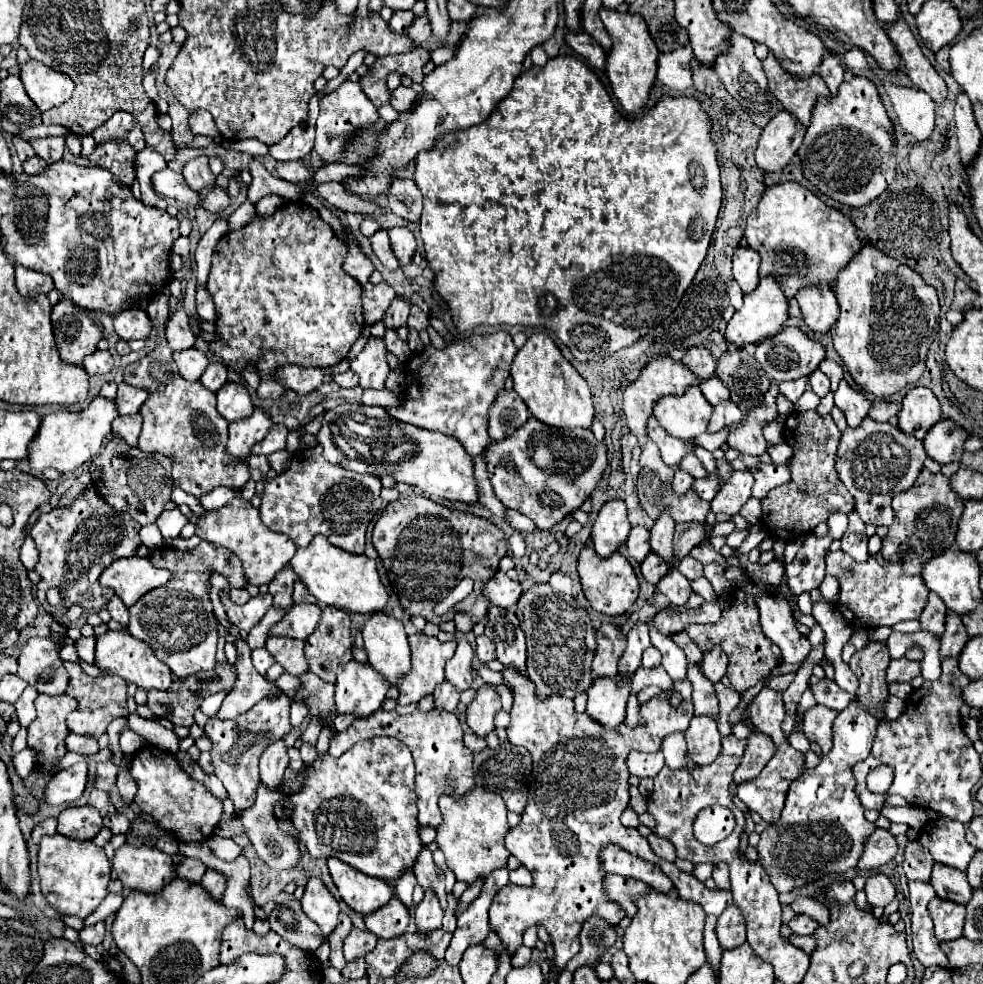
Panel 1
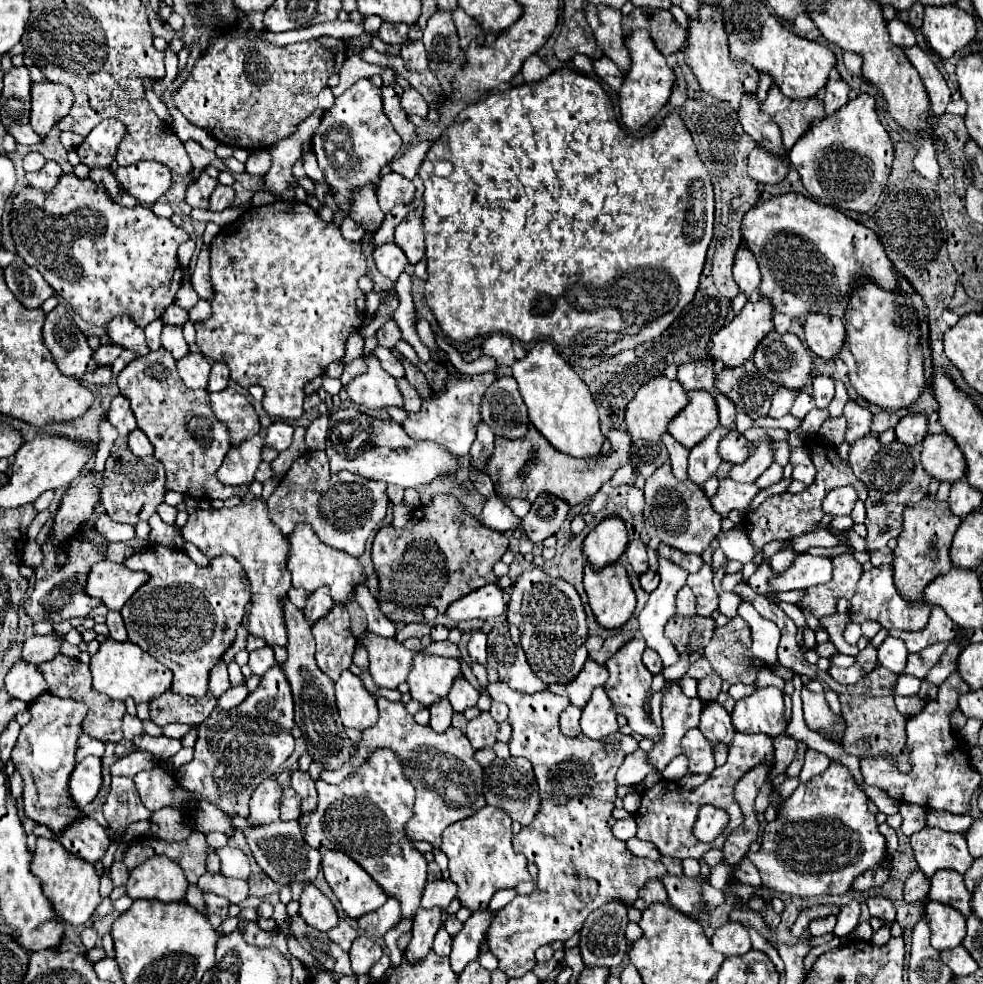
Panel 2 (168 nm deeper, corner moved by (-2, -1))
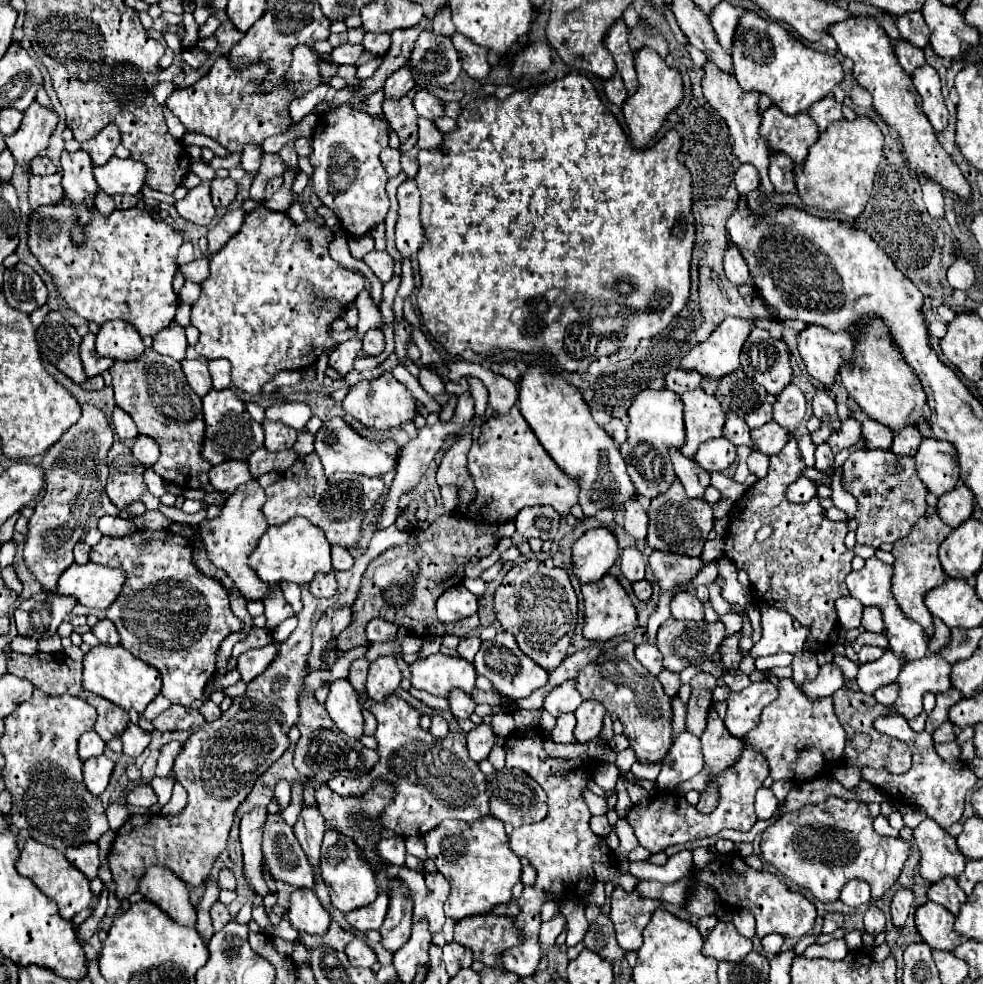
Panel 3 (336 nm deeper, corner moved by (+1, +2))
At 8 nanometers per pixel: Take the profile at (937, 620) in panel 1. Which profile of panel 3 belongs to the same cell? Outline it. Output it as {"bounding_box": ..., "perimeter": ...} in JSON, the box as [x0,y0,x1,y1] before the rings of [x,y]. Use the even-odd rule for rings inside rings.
{"bounding_box":[928,616,950,652],"perimeter":[[[934,616],[934,636],[930,638],[928,644],[930,652],[938,652],[942,646],[948,644],[948,640],[950,640],[950,628],[938,616]]]}

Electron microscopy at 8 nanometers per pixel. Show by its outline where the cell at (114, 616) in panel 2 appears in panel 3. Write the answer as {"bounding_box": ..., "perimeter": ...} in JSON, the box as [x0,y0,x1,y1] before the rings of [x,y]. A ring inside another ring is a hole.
{"bounding_box":[92,618,120,646],"perimeter":[[[102,618],[102,620],[92,628],[92,632],[94,632],[94,636],[96,636],[100,642],[104,642],[104,644],[112,644],[112,646],[120,644],[120,634],[116,632],[116,626],[112,626],[112,622],[110,622],[108,618]]]}

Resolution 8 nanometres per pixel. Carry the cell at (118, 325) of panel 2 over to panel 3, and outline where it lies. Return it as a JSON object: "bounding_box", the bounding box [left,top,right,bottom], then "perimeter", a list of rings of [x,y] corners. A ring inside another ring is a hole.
{"bounding_box":[96,320,144,360],"perimeter":[[[110,320],[96,334],[96,350],[114,360],[136,360],[144,352],[144,342],[132,324]]]}

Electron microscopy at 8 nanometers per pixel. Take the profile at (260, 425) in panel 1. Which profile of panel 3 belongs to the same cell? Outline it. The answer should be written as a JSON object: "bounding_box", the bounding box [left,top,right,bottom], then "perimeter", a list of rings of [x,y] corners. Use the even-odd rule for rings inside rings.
{"bounding_box":[210,460,252,494],"perimeter":[[[226,460],[222,464],[212,466],[210,470],[210,484],[218,492],[232,494],[240,484],[252,480],[252,474],[248,470],[246,460]]]}

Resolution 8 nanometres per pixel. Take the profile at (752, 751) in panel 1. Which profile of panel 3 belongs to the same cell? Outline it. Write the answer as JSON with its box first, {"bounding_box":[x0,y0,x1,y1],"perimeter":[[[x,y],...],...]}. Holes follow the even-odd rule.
{"bounding_box":[696,916,718,938],"perimeter":[[[706,916],[706,918],[700,918],[700,920],[696,922],[696,926],[698,926],[698,930],[700,930],[700,934],[702,934],[704,938],[714,930],[716,924],[718,924],[718,918],[716,918],[716,916]]]}

